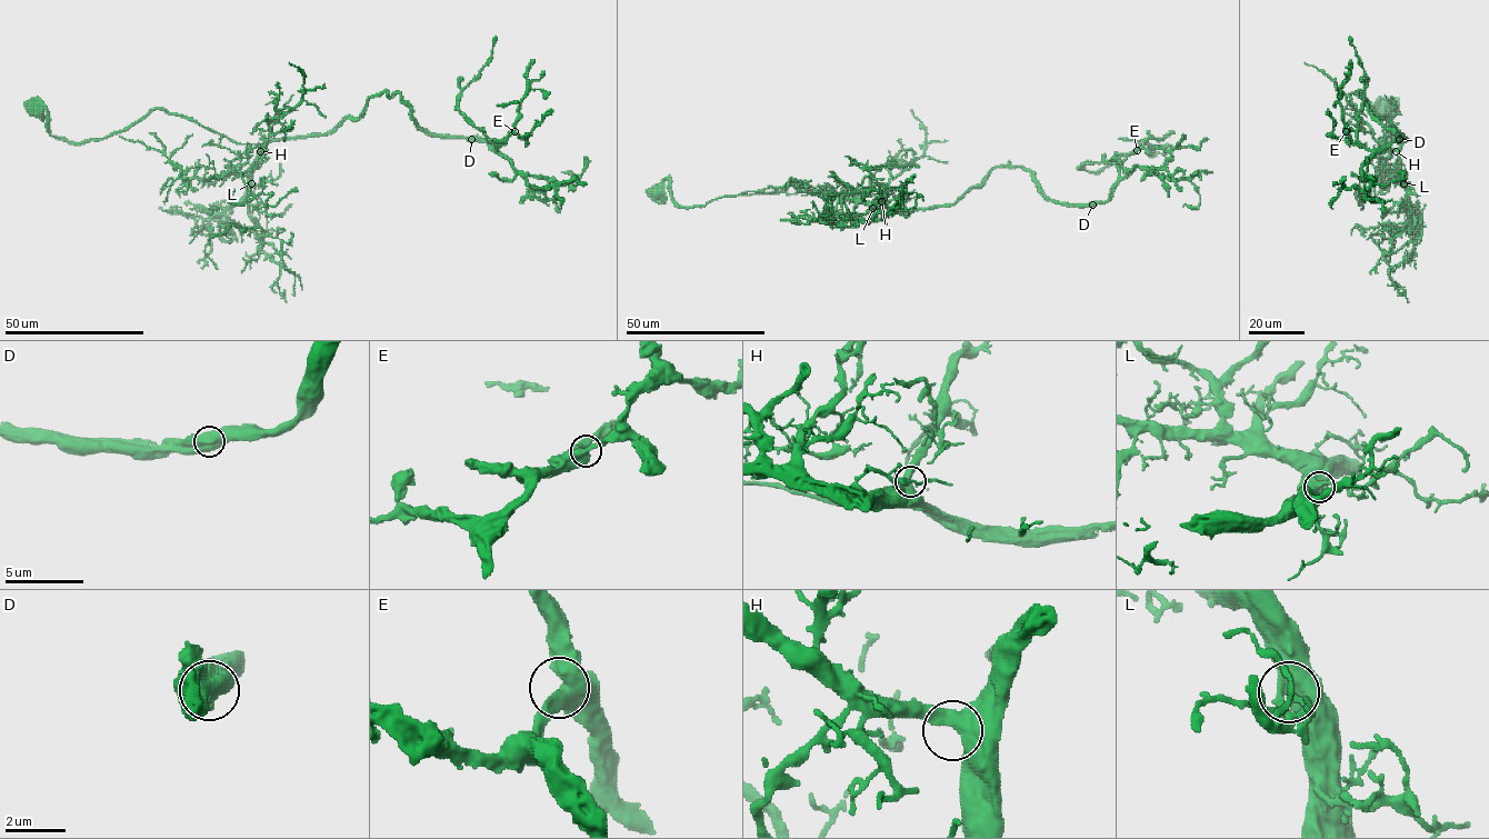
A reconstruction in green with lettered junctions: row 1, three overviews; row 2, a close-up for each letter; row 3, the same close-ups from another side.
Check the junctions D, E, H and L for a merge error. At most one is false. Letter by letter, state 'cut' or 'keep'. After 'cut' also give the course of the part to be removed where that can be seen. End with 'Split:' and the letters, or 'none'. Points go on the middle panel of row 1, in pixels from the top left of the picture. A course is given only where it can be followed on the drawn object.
D: keep
E: keep
H: keep
L: keep
Split: none

